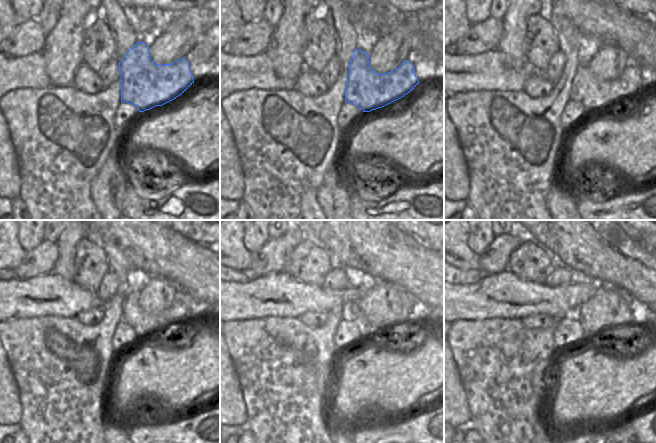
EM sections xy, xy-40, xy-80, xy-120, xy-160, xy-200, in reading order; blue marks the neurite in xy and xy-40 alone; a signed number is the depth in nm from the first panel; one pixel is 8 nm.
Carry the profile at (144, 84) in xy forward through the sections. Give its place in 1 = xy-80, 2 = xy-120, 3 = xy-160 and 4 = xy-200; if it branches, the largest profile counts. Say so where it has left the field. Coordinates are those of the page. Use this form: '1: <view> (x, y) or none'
1: xy-80 (595, 94)
2: xy-120 (143, 323)
3: xy-160 (366, 330)
4: xy-200 (625, 295)

